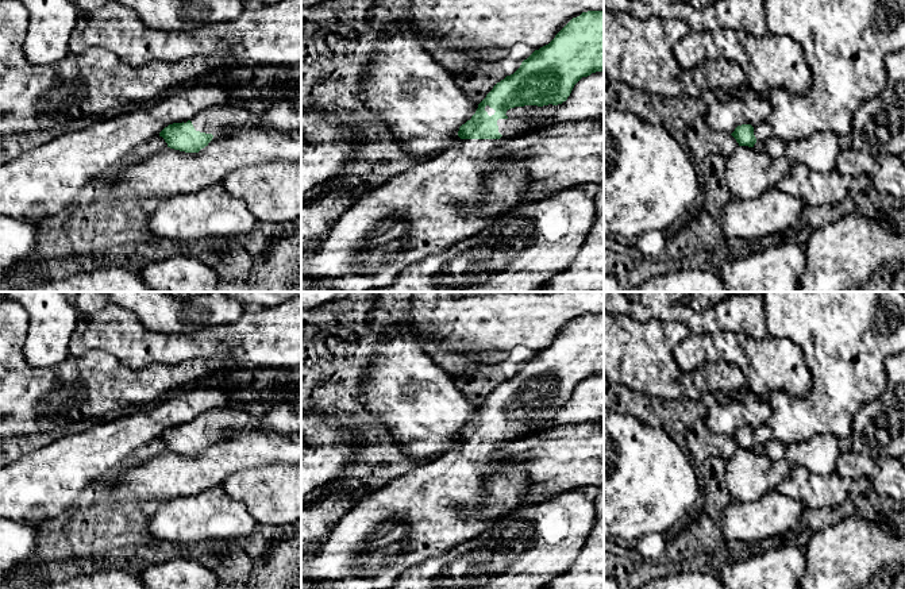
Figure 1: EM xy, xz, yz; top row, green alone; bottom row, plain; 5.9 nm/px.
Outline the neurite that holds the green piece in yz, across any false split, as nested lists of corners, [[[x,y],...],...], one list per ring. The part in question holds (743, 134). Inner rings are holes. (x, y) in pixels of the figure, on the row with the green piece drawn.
[[[763,0],[765,1],[765,11],[766,11],[766,23],[769,32],[773,32],[775,35],[786,35],[796,42],[801,45],[805,53],[806,63],[810,68],[812,74],[812,88],[809,93],[792,93],[786,91],[785,88],[775,88],[769,95],[769,103],[773,107],[773,115],[760,123],[756,123],[754,126],[751,124],[742,124],[735,128],[735,131],[731,134],[739,146],[748,146],[754,147],[756,142],[766,143],[770,138],[779,138],[782,140],[793,140],[793,139],[801,139],[804,136],[808,136],[813,132],[821,132],[821,131],[832,131],[842,135],[850,135],[852,130],[852,119],[855,112],[859,109],[859,107],[870,100],[881,95],[886,89],[887,84],[887,73],[885,68],[885,58],[889,53],[905,49],[905,0]]]

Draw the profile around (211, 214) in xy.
[[[213,184],[190,195],[159,200],[147,223],[158,239],[204,246],[246,235],[259,222],[243,200],[231,197],[222,184]]]

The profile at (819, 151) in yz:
[[[832,131],[813,132],[793,140],[770,138],[765,145],[766,151],[773,158],[783,158],[790,163],[804,163],[817,173],[833,172],[840,153],[839,135]]]

